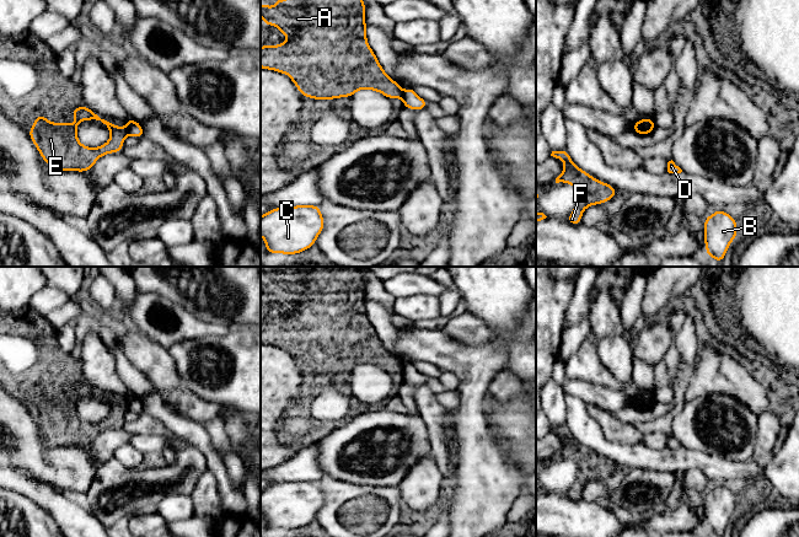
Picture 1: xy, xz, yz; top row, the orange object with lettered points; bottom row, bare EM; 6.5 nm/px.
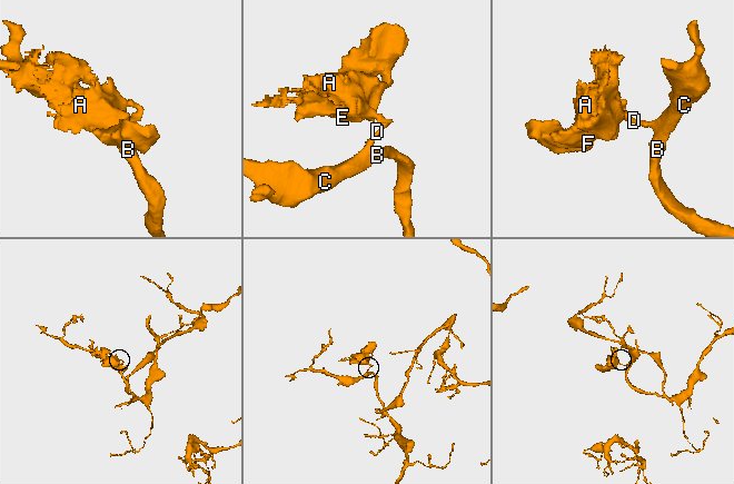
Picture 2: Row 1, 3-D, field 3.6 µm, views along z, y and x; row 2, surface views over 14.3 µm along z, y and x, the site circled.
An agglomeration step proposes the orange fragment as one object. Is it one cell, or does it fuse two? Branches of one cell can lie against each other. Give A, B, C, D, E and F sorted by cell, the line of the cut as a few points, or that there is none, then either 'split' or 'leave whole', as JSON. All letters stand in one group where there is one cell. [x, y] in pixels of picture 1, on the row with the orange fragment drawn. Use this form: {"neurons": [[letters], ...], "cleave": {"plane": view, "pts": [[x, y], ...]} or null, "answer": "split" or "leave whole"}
{"neurons": [["A", "E", "F"], ["B", "C", "D"]], "cleave": {"plane": "xy", "pts": [[125, 129], [128, 134]]}, "answer": "split"}

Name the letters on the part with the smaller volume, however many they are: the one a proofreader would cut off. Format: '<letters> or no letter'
A, E, F

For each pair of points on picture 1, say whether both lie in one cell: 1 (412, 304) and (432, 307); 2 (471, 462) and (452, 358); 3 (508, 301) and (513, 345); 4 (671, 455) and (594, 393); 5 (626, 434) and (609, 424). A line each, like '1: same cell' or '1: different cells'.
1: same cell
2: same cell
3: same cell
4: different cells
5: same cell

